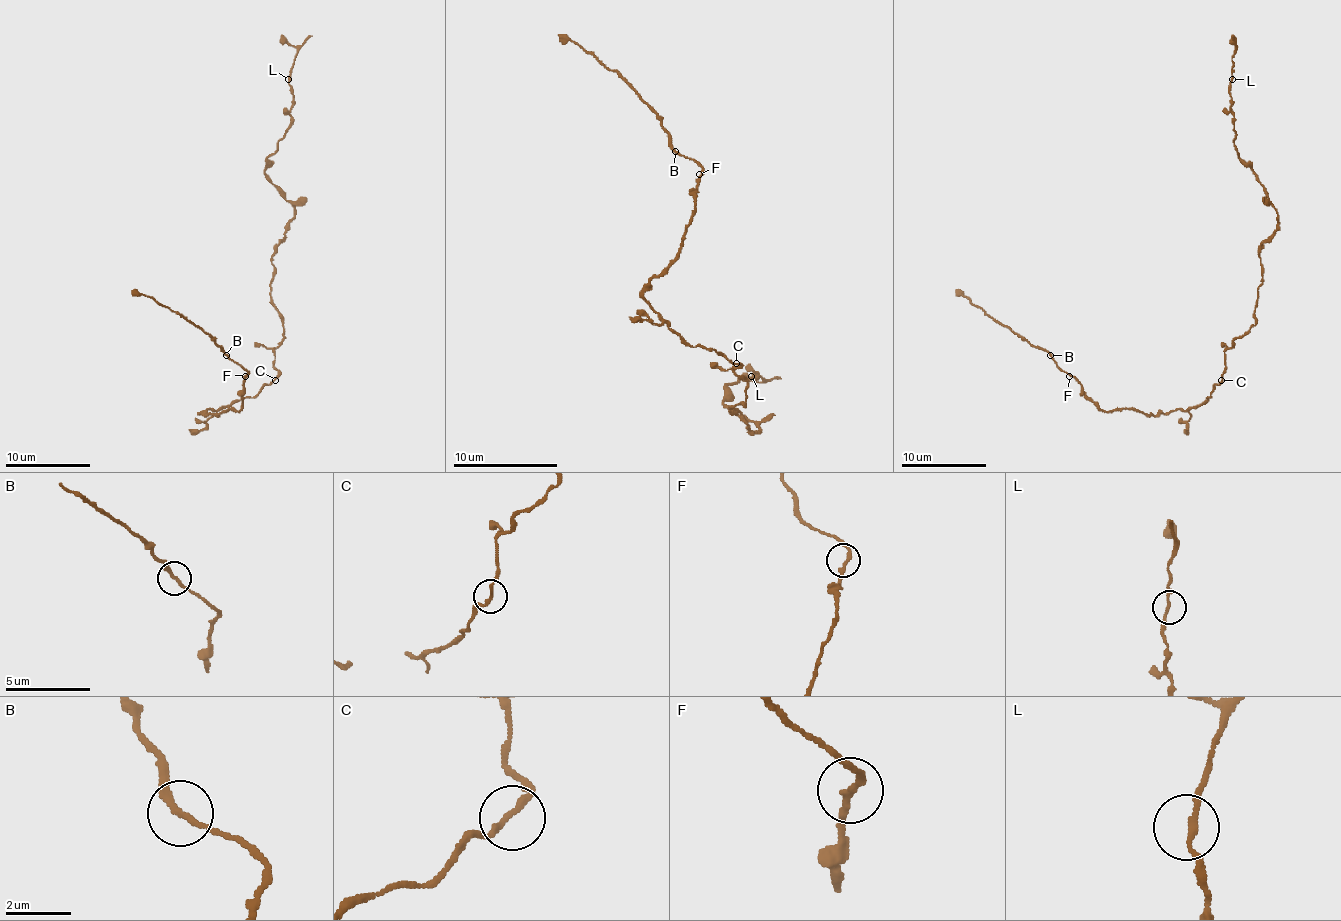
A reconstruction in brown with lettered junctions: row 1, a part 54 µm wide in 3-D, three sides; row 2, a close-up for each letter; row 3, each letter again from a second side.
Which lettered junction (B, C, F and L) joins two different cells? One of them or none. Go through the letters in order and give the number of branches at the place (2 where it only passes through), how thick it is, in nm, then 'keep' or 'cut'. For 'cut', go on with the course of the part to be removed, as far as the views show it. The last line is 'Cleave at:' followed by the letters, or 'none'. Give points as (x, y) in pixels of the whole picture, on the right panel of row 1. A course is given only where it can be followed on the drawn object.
B: 2 branches meet; 170 nm thick; keep
C: 2 branches meet; 160 nm thick; keep
F: 2 branches meet; 170 nm thick; keep
L: 2 branches meet; 150 nm thick; keep
Cleave at: none

